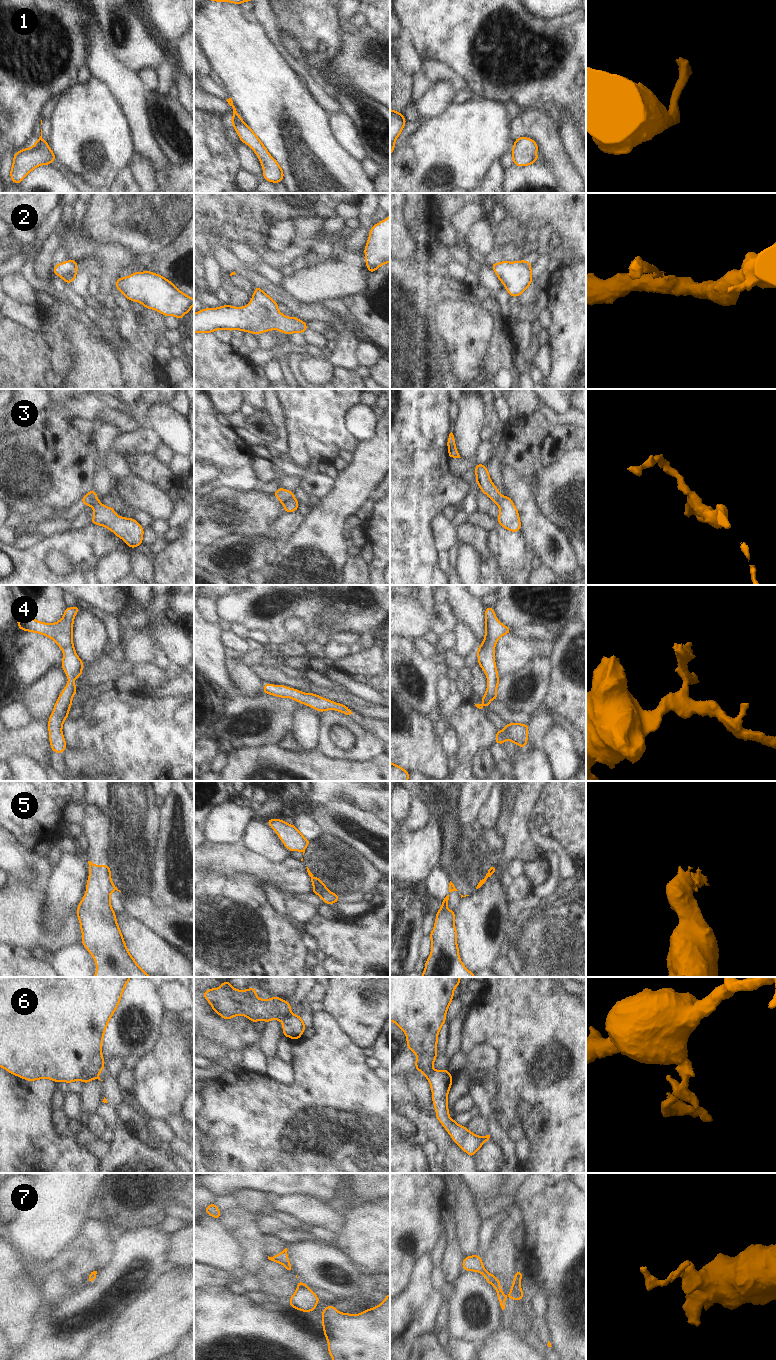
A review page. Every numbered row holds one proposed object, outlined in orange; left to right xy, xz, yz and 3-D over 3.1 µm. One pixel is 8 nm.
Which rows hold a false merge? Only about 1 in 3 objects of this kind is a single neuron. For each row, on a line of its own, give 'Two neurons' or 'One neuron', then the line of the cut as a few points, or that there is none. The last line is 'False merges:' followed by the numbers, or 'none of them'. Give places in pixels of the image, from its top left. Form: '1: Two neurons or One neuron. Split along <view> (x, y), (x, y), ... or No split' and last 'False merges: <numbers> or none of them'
1: Two neurons. Split along xy (47, 141), (35, 143)
2: Two neurons. Split along yz (502, 261), (492, 266)
3: Two neurons. Split along xz (293, 496), (283, 504)
4: One neuron. No split
5: Two neurons. Split along yz (450, 881), (454, 890)
6: Two neurons. Split along xz (293, 1014), (282, 1022)
7: One neuron. No split
False merges: 1, 2, 3, 5, 6

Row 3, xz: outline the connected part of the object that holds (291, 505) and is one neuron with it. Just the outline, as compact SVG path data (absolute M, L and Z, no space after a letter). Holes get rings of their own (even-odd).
M295 497L288 500L284 505L284 513L298 511L299 500Z

